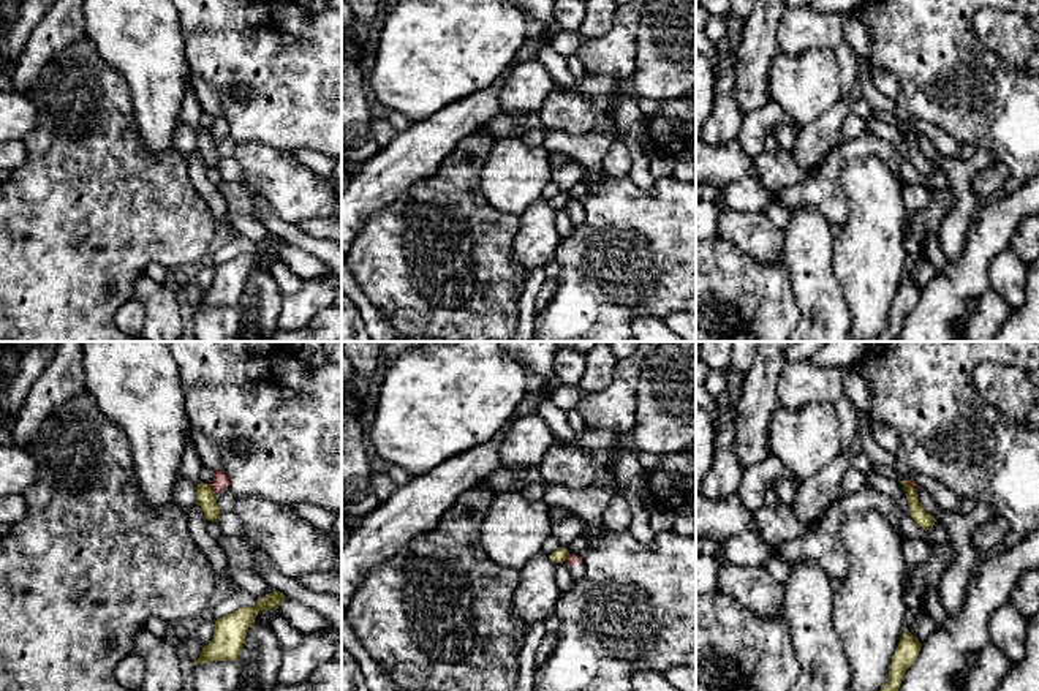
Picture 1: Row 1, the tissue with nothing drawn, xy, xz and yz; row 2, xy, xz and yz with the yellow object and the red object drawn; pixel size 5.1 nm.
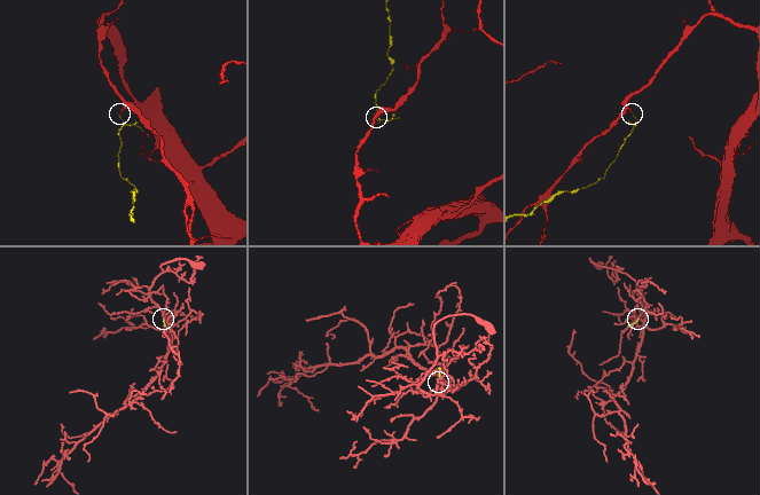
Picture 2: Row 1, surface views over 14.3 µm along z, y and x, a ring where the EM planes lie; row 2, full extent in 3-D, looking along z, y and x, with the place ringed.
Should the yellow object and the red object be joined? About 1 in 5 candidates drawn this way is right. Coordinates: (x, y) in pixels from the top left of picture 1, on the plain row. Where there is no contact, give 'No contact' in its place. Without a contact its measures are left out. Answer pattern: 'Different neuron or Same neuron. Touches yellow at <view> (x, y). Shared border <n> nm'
Different neuron. Touches yellow at xy (212, 135). Shared border 50 nm

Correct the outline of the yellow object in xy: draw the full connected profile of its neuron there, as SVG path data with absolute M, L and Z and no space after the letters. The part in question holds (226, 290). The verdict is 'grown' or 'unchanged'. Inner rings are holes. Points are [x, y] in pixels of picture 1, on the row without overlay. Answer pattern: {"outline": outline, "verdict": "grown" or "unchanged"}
{"outline": "M274 237L258 245L255 253L240 253L234 259L215 266L213 283L195 310L240 305L247 277L255 269L255 262L263 256L278 255L283 244L286 244L283 239Z", "verdict": "unchanged"}

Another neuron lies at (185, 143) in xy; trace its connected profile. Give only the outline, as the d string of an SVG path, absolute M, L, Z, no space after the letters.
M180 122L174 133L176 152L179 152L183 157L195 152L198 147L196 134L198 134L198 131L193 126L187 125L185 122Z

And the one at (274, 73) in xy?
M172 0L182 27L190 85L202 112L221 115L236 142L256 141L277 150L299 149L342 158L342 9L307 16L297 0Z

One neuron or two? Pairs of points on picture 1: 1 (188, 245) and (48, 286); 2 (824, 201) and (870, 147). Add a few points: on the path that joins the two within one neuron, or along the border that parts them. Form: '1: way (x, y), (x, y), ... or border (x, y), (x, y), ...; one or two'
1: way (154, 247), (83, 256); one
2: way (824, 184), (827, 171), (853, 147); one

